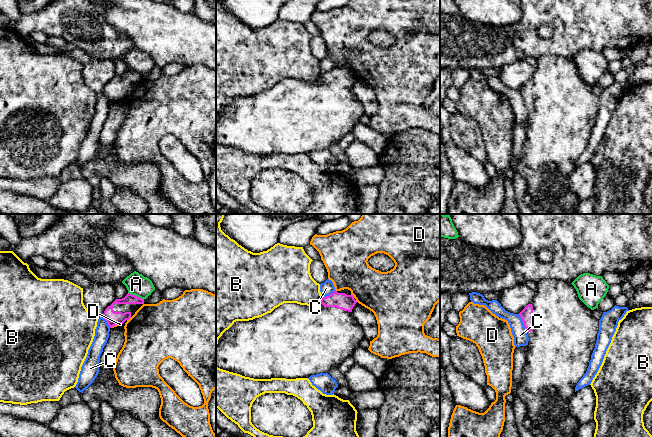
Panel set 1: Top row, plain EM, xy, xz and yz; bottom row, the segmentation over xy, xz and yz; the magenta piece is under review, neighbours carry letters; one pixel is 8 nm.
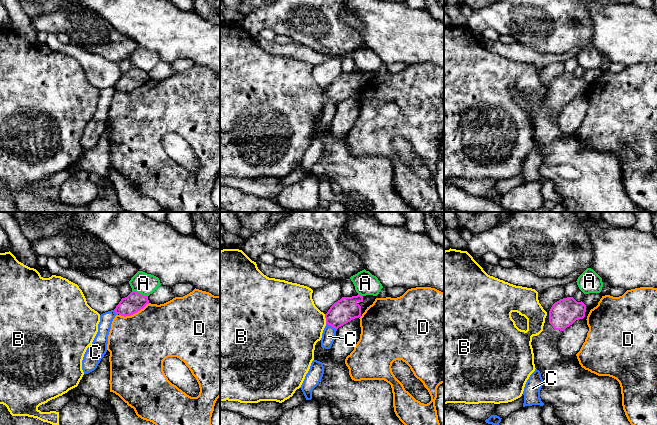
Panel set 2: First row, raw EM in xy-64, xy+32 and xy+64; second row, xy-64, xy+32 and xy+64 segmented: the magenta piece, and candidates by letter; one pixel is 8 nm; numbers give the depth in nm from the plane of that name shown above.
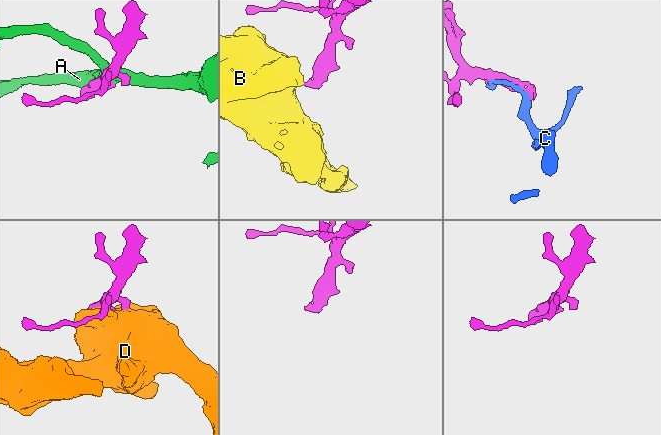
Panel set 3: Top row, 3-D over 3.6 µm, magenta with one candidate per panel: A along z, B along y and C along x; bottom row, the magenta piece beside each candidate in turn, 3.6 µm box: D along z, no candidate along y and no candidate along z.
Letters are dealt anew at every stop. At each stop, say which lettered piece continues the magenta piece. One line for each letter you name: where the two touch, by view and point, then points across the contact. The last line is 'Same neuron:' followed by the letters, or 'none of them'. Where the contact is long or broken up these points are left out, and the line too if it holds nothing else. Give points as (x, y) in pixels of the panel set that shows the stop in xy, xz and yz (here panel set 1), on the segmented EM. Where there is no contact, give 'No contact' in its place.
Same neuron: none of them

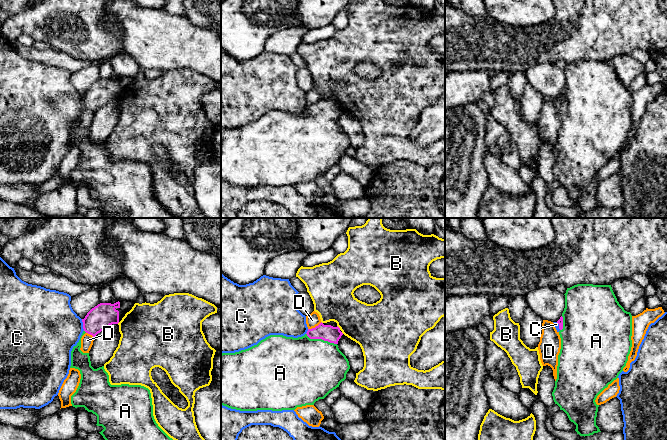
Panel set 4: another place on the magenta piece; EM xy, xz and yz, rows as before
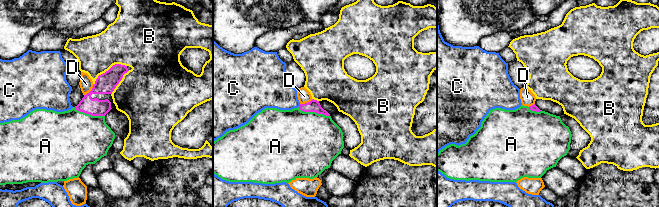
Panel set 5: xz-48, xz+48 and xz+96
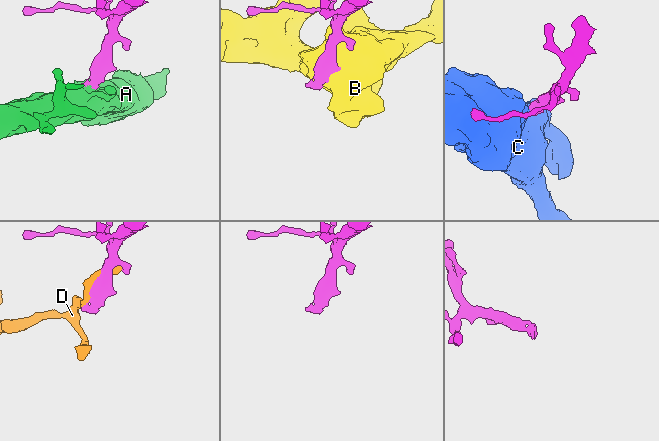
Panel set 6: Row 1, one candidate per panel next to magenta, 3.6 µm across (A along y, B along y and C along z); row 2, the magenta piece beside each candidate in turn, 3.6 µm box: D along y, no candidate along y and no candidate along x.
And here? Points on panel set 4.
A: Touches magenta at xz (321, 338). Path across: xz (328, 333), (321, 338), (313, 359), (313, 368)
Same neuron: A

